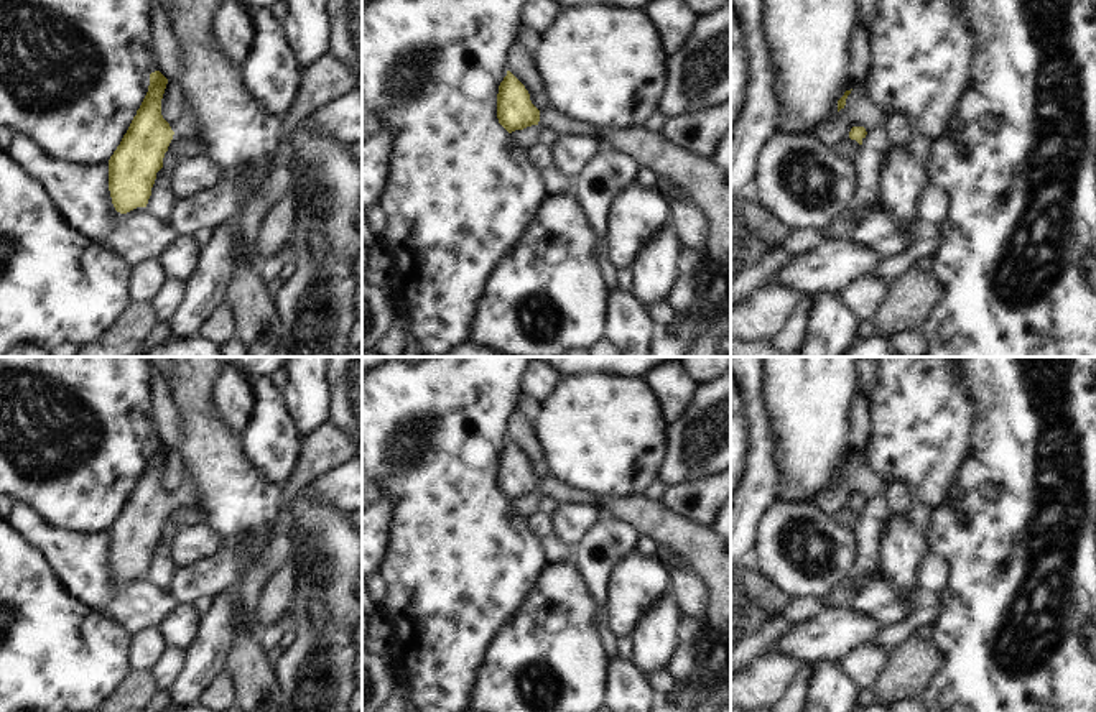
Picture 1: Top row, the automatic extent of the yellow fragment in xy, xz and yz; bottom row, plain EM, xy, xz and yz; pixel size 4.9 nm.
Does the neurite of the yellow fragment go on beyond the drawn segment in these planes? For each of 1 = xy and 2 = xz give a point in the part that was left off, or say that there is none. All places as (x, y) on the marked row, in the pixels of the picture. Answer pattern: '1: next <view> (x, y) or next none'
1: next xy (185, 127)
2: next xz (550, 119)

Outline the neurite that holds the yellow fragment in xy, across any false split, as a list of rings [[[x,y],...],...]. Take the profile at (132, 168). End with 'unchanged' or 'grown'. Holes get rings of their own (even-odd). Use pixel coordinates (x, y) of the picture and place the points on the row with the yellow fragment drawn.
[[[160,71],[150,74],[148,92],[109,160],[109,191],[120,214],[146,207],[170,143],[196,135],[196,118],[191,110],[184,110],[173,123],[163,118],[161,99],[166,84],[168,79]]]; grown

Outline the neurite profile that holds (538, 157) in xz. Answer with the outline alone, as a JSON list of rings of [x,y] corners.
[[[530,146],[525,150],[525,156],[530,166],[538,171],[551,168],[550,146]]]

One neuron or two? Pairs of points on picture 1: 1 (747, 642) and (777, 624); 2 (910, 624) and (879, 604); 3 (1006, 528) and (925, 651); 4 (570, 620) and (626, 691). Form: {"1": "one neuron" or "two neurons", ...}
{"1": "one neuron", "2": "two neurons", "3": "two neurons", "4": "two neurons"}

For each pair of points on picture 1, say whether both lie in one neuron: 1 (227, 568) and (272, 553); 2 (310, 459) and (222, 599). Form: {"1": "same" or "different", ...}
{"1": "different", "2": "different"}

